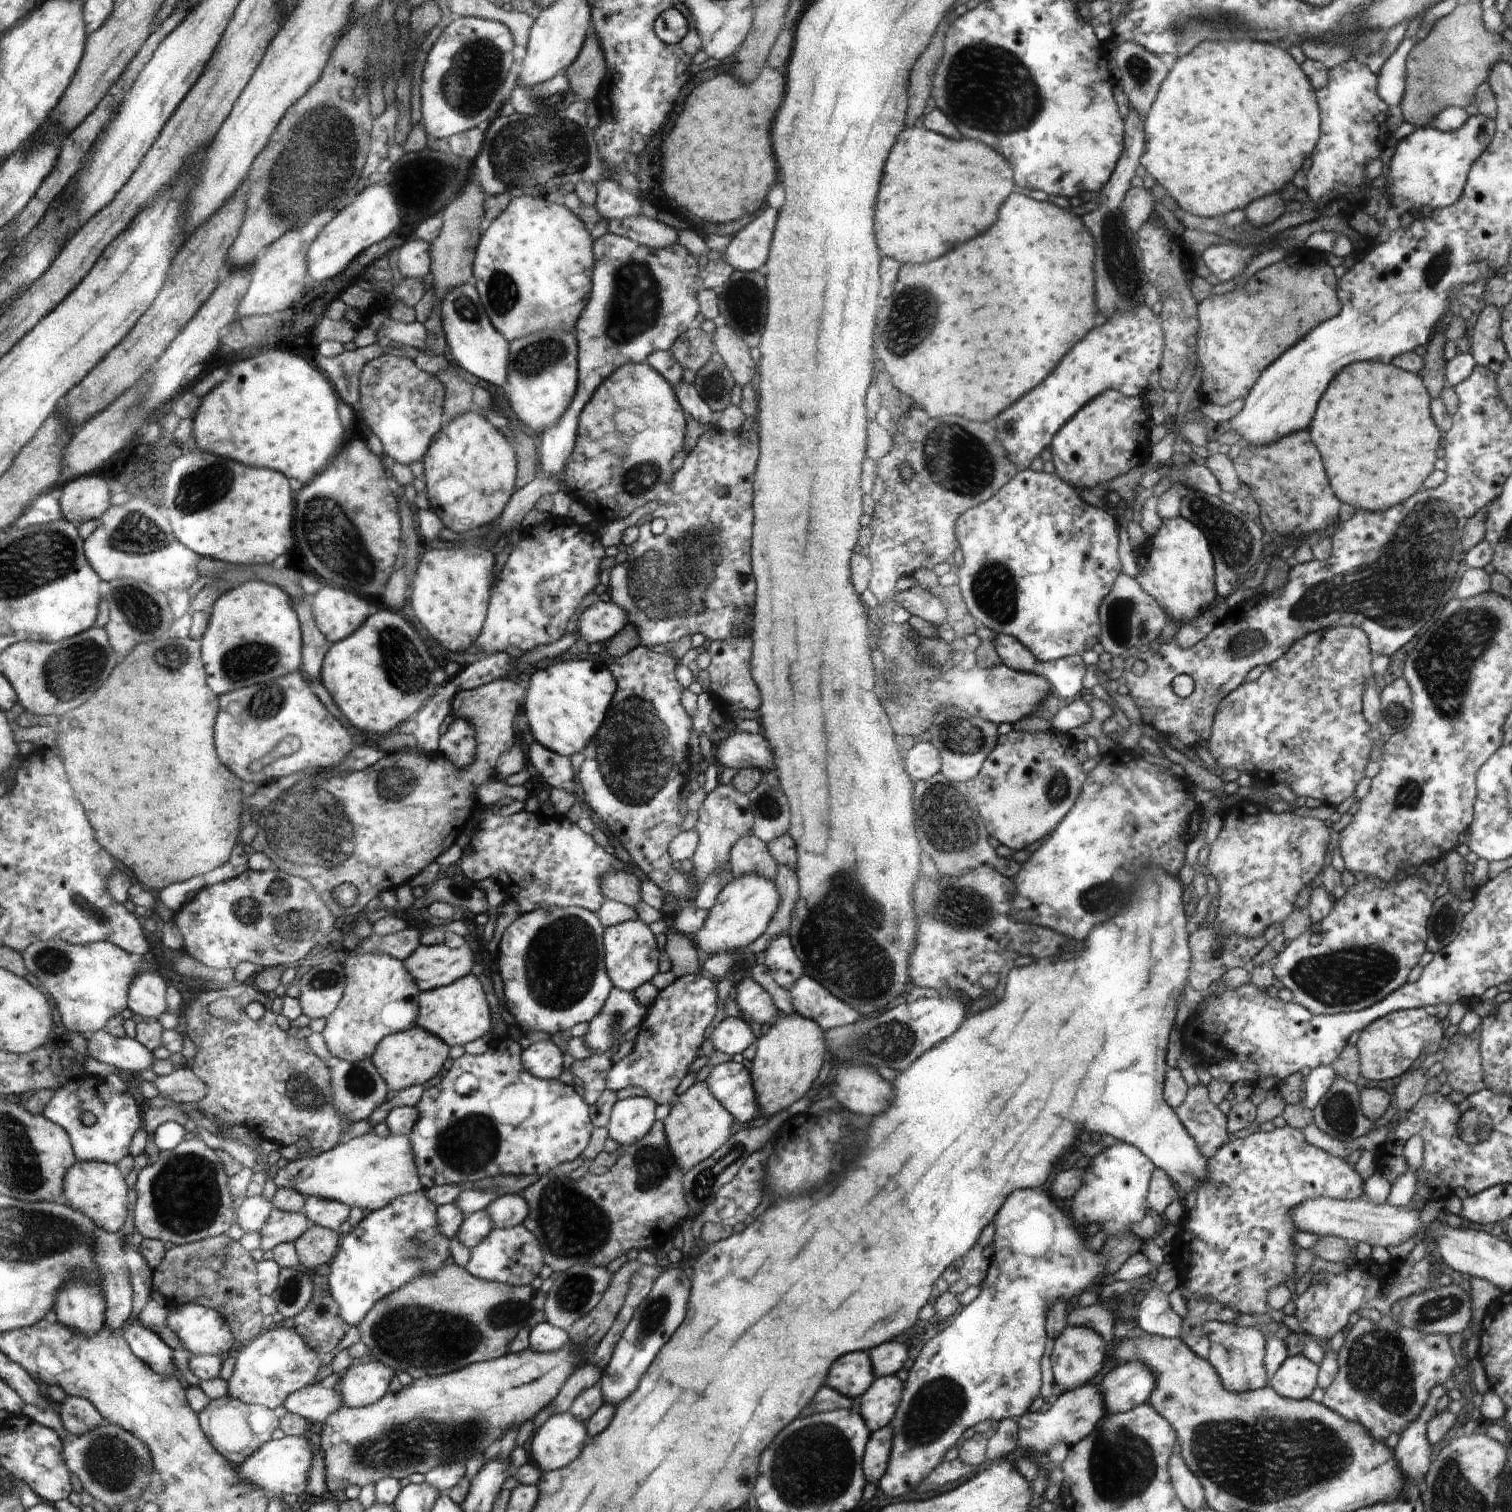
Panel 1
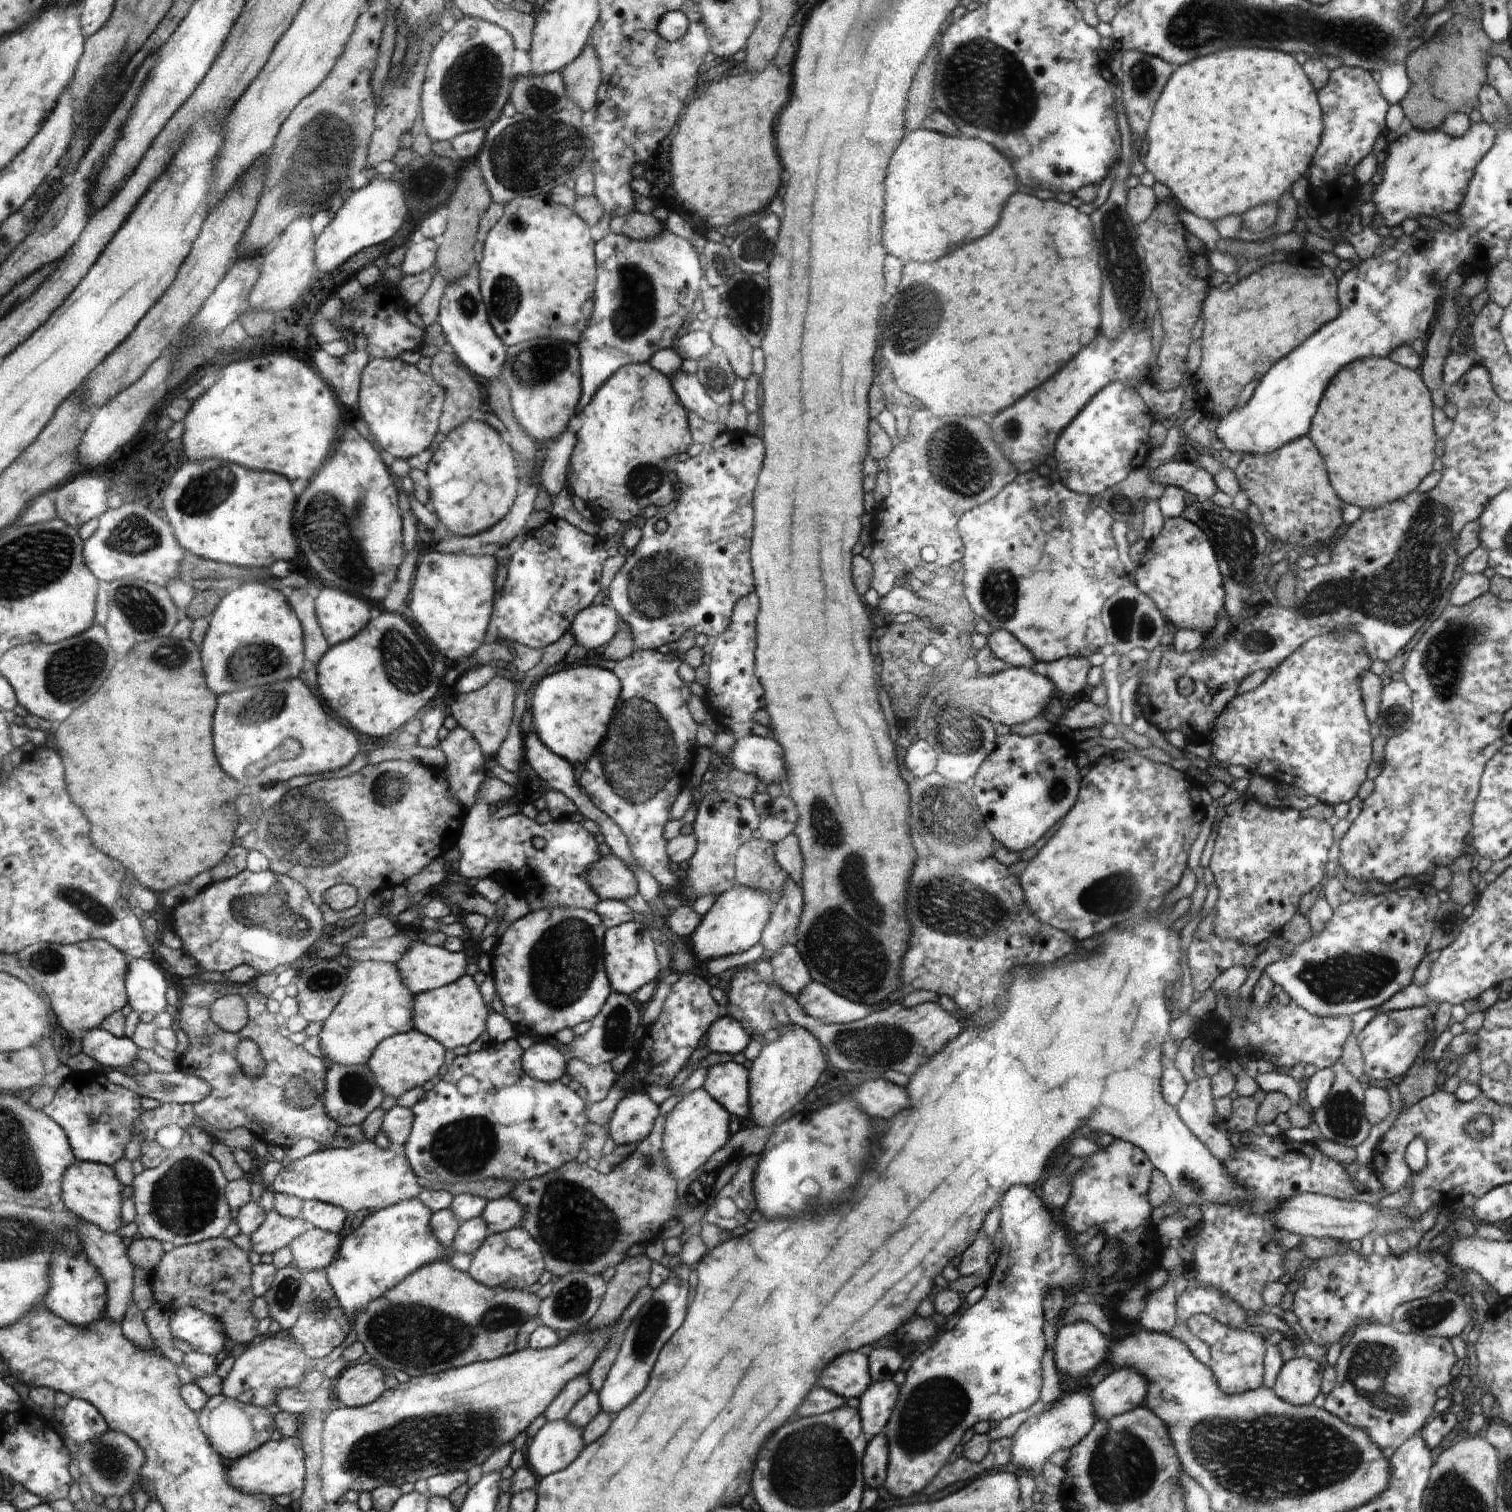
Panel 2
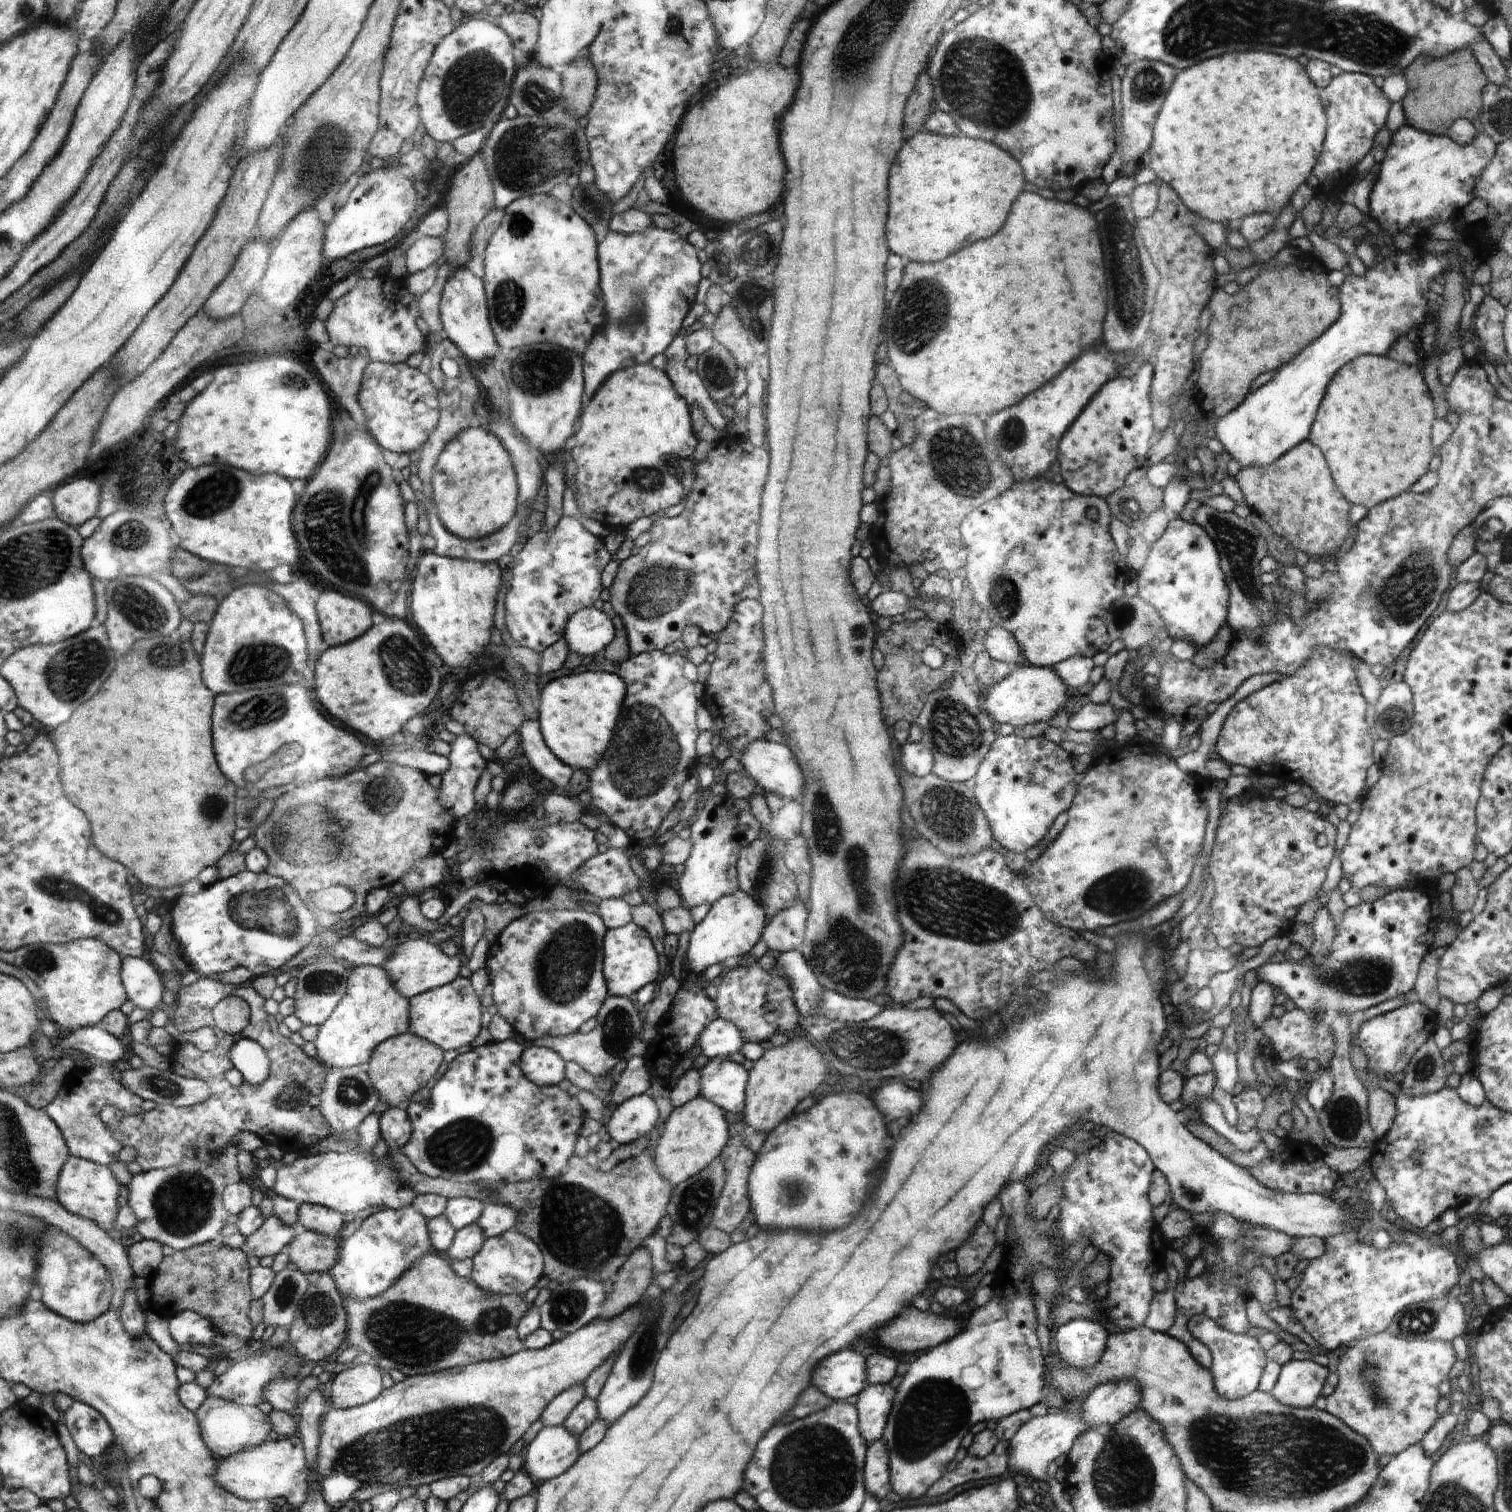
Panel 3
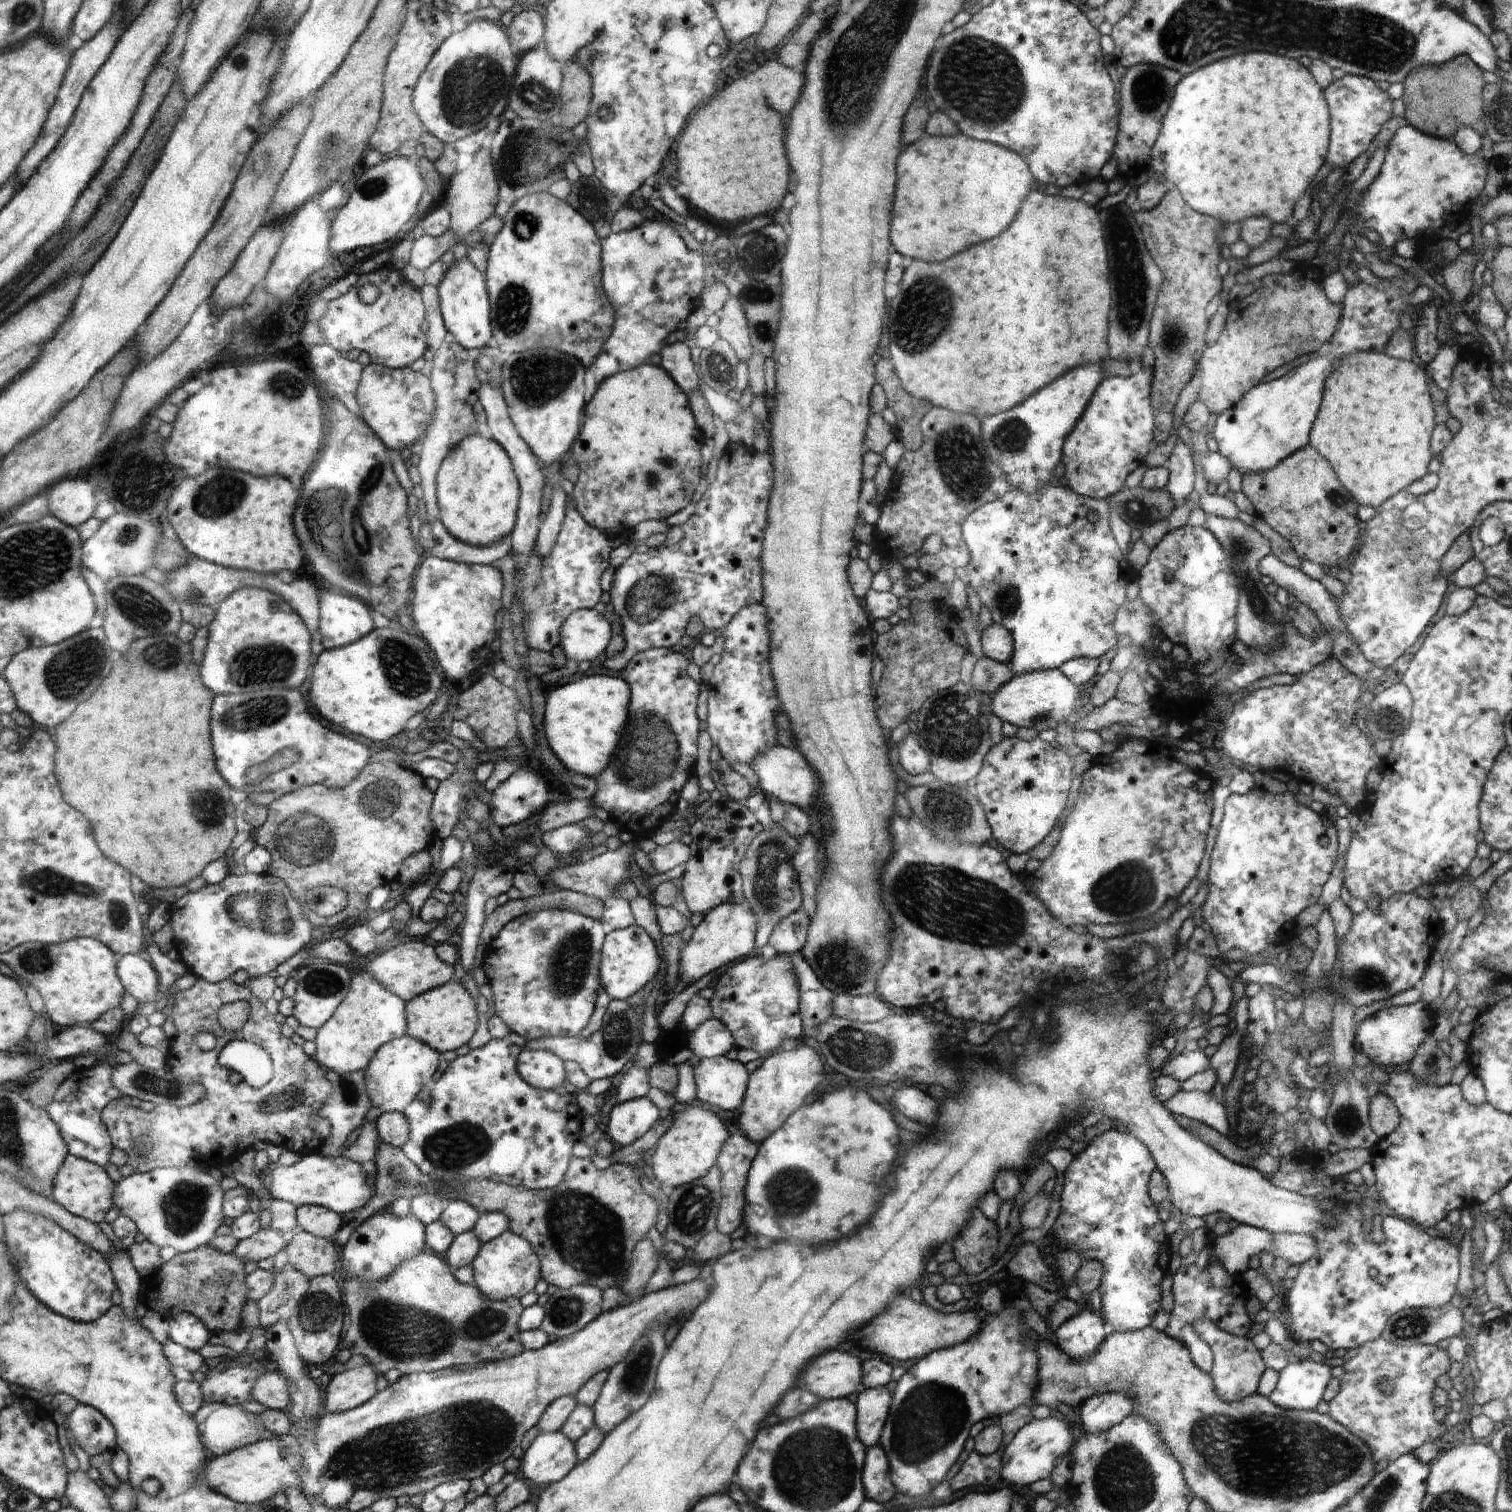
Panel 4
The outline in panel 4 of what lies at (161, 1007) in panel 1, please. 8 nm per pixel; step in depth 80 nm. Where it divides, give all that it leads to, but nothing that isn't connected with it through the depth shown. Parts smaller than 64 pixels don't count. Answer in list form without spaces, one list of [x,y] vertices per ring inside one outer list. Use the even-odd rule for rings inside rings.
[[[128,954],[121,956],[118,963],[118,974],[126,985],[127,992],[132,994],[144,1006],[158,997],[160,976],[146,954]]]

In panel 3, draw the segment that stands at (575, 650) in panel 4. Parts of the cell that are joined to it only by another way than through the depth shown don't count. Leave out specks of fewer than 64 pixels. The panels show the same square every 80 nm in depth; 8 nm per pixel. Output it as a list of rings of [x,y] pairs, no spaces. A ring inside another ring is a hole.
[[[586,608],[566,624],[568,649],[582,656],[594,656],[613,643],[616,630],[610,616],[596,608]]]

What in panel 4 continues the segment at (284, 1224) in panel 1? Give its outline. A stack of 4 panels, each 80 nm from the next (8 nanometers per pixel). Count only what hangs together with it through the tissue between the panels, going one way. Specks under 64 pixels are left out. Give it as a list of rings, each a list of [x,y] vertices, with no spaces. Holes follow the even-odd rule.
[[[270,1224],[266,1228],[261,1228],[257,1235],[238,1241],[233,1254],[246,1260],[246,1263],[253,1267],[261,1260],[276,1256],[285,1248],[289,1239],[290,1236],[286,1232]]]

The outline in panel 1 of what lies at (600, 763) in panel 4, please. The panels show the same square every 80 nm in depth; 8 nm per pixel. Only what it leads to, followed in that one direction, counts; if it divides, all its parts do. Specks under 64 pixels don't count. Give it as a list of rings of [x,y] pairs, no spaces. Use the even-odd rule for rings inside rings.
[[[551,660],[543,669],[528,672],[523,680],[529,692],[523,702],[522,715],[526,716],[534,738],[542,746],[570,758],[576,752],[582,753],[586,744],[594,739],[594,735],[604,722],[608,706],[617,689],[616,681],[608,666],[595,664],[594,660],[566,660],[558,663]]]

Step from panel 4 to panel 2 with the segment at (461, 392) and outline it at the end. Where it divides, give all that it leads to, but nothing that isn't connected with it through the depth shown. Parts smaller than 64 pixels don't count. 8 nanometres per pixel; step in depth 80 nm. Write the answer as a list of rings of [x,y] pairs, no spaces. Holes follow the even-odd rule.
[[[464,366],[456,368],[456,376],[448,376],[444,370],[433,370],[431,374],[434,380],[442,380],[442,384],[446,384],[446,420],[442,420],[445,436],[464,423],[478,422],[483,418],[480,414],[480,388]]]

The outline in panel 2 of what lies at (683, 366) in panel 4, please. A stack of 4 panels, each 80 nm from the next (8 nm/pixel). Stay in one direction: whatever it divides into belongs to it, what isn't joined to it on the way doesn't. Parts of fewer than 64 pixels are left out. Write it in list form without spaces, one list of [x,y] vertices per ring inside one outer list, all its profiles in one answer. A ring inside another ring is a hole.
[[[680,368],[670,376],[670,380],[681,399],[681,403],[687,409],[698,414],[706,422],[720,421],[720,405],[706,394],[706,390],[694,373],[685,373]]]

